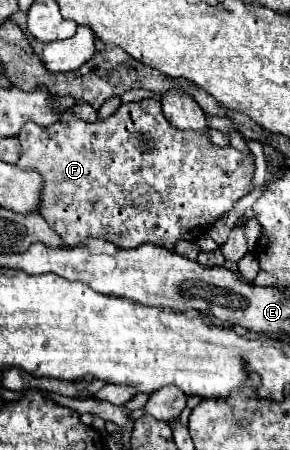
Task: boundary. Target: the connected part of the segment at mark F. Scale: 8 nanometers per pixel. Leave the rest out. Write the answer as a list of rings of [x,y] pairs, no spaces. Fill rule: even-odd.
[[[158,99],[124,103],[114,115],[94,123],[74,117],[40,127],[28,121],[22,125],[18,139],[22,153],[16,165],[42,175],[44,187],[38,211],[68,247],[82,245],[86,239],[96,237],[122,249],[152,243],[174,251],[174,245],[182,239],[196,241],[216,219],[226,215],[240,197],[254,189],[256,163],[250,151],[218,147],[198,131],[172,127],[164,119]]]

